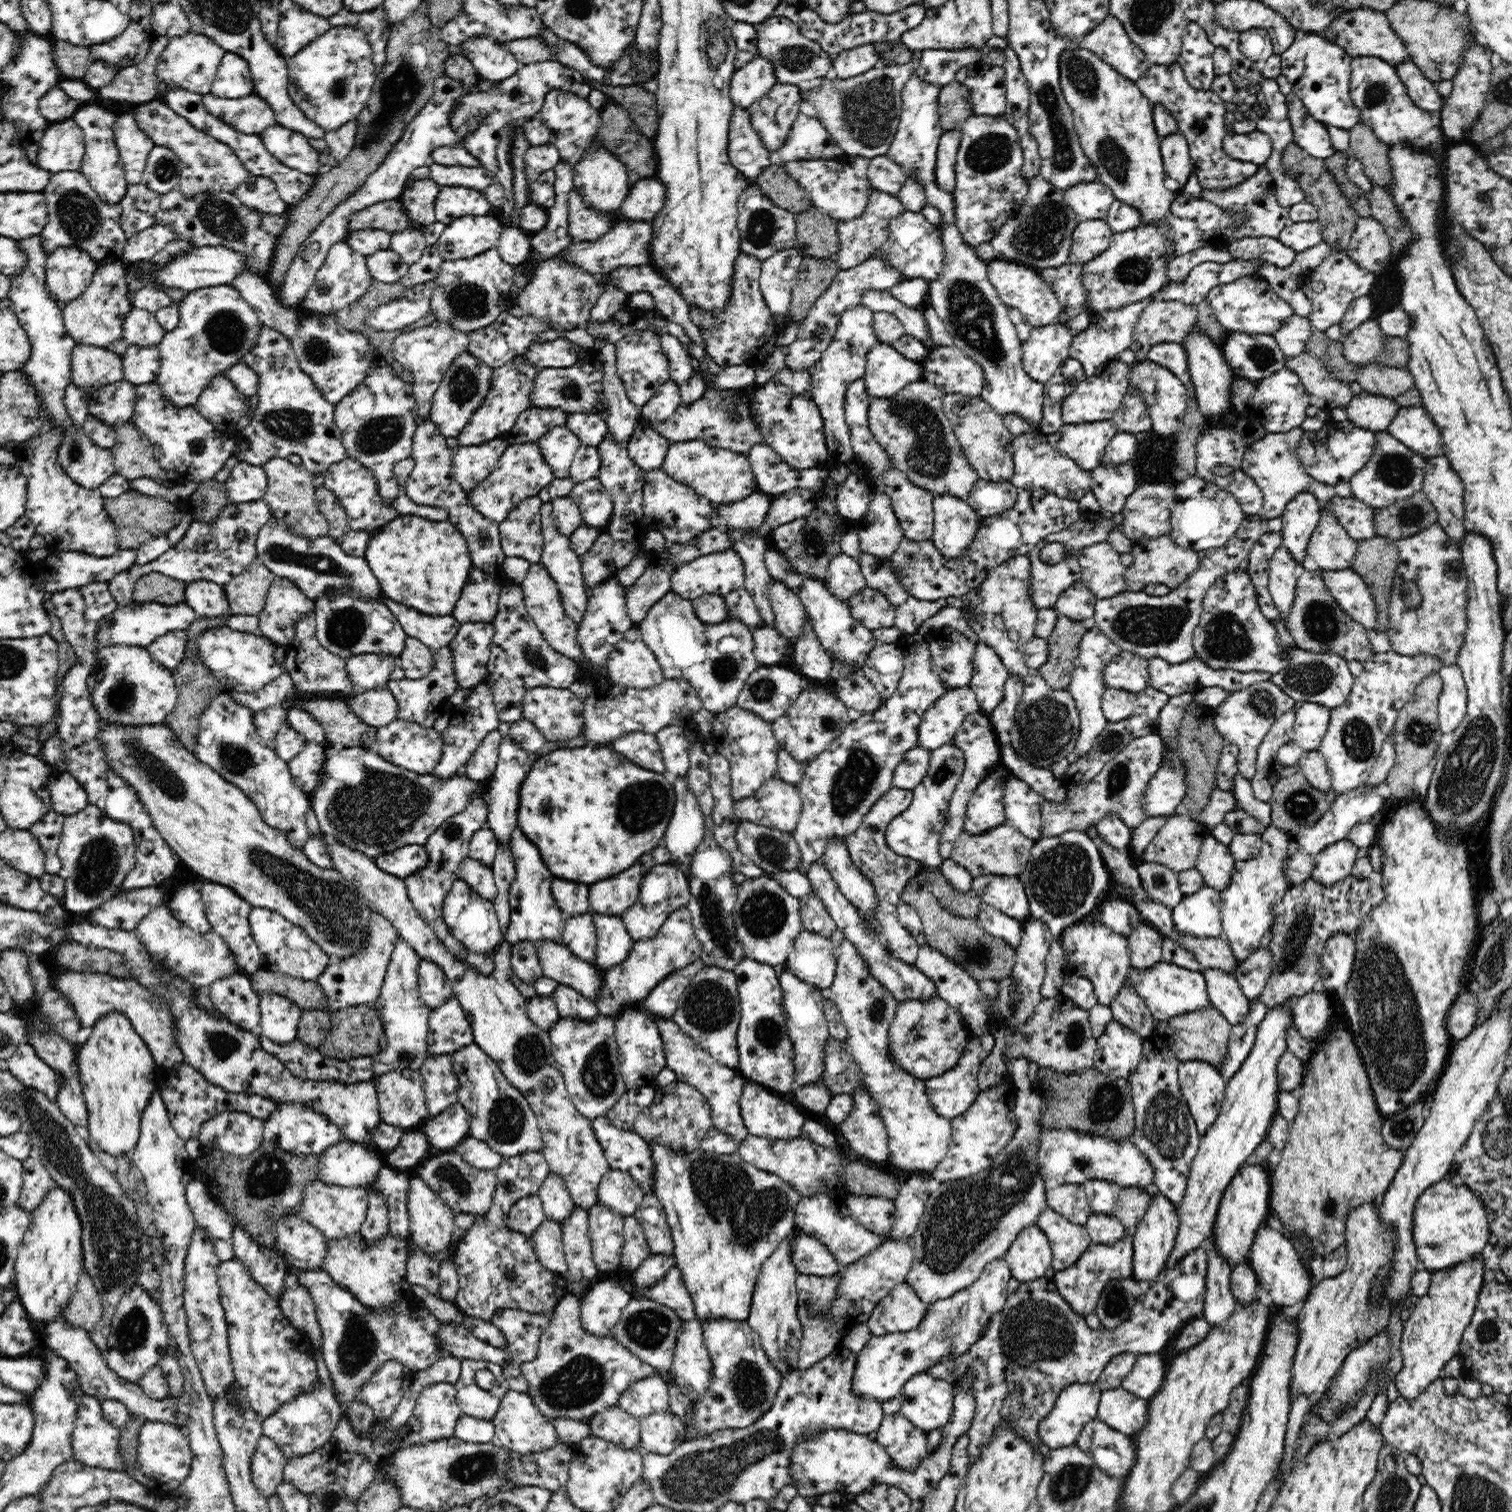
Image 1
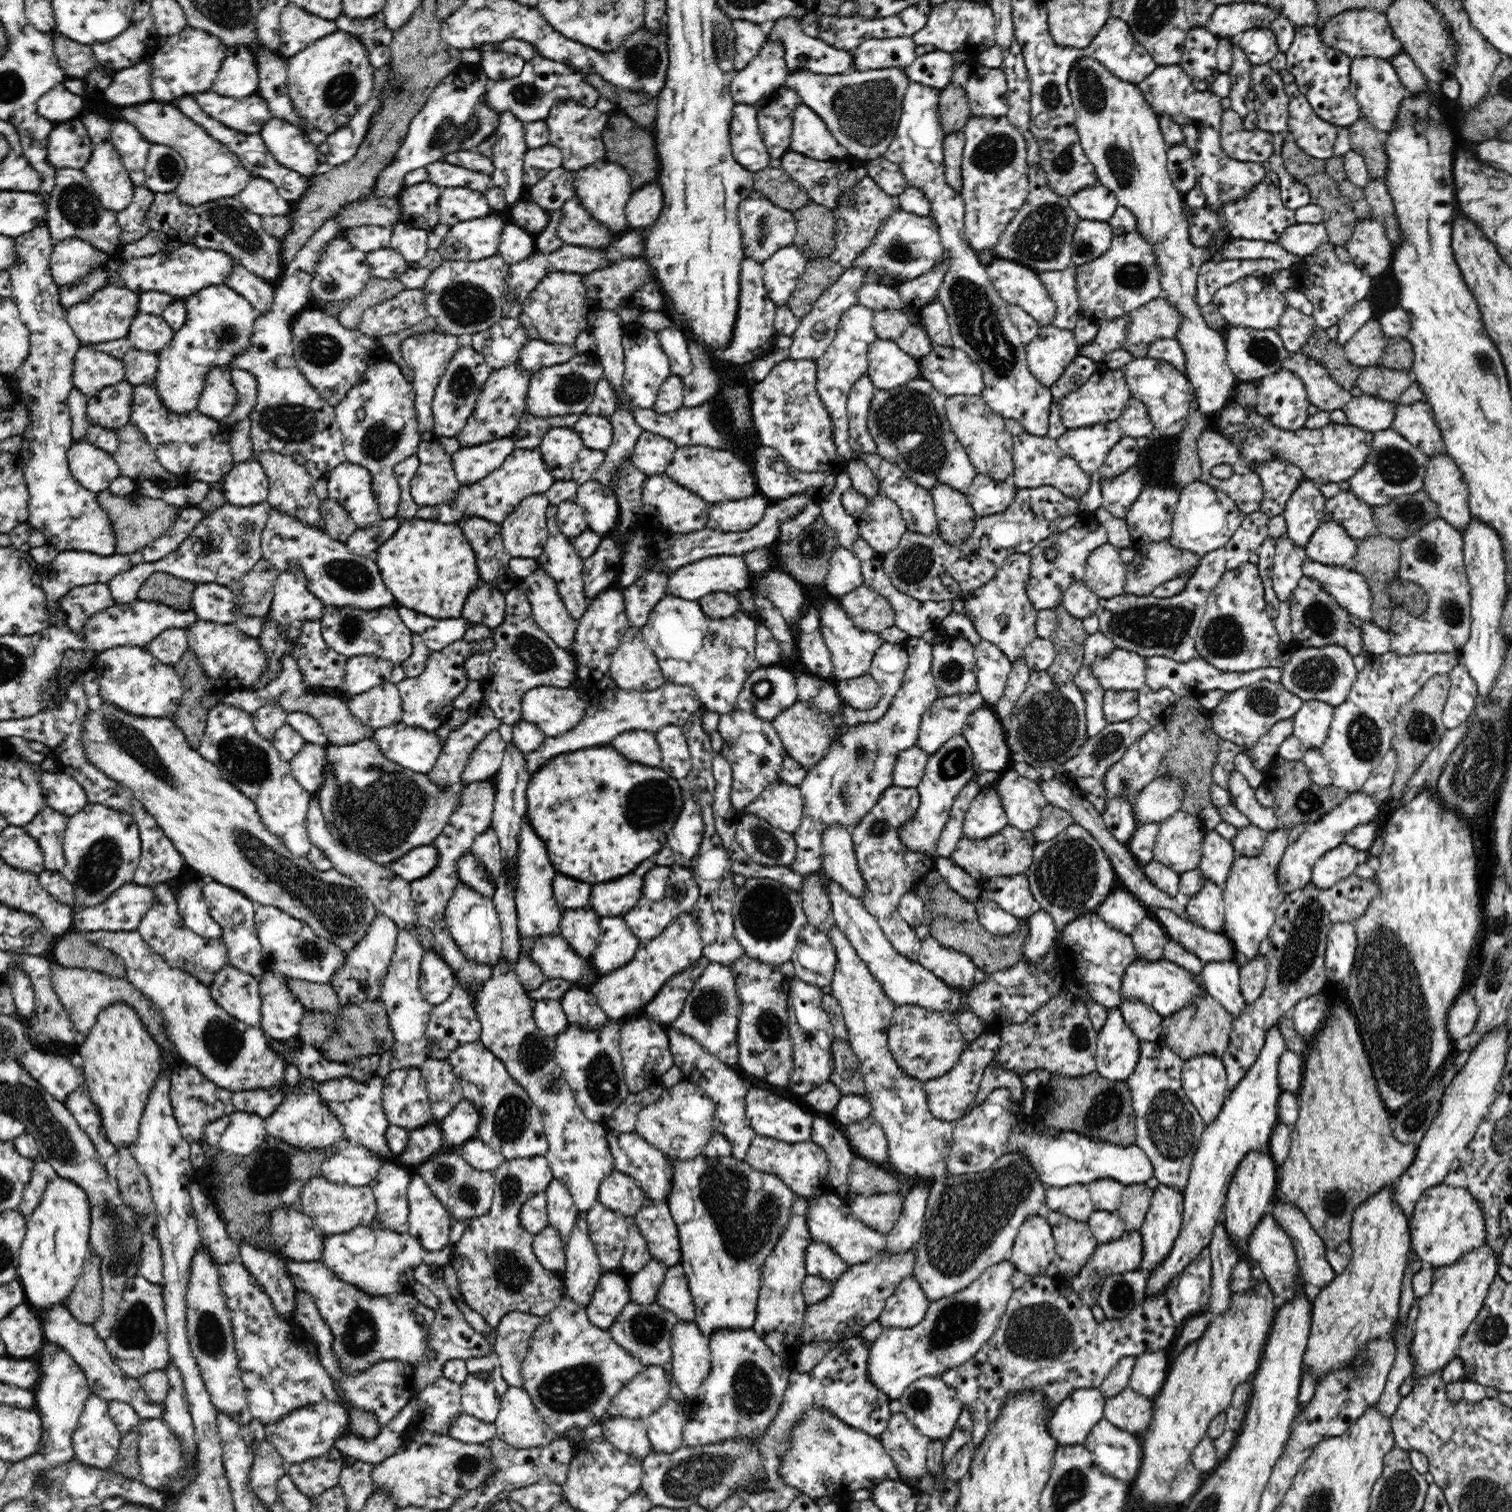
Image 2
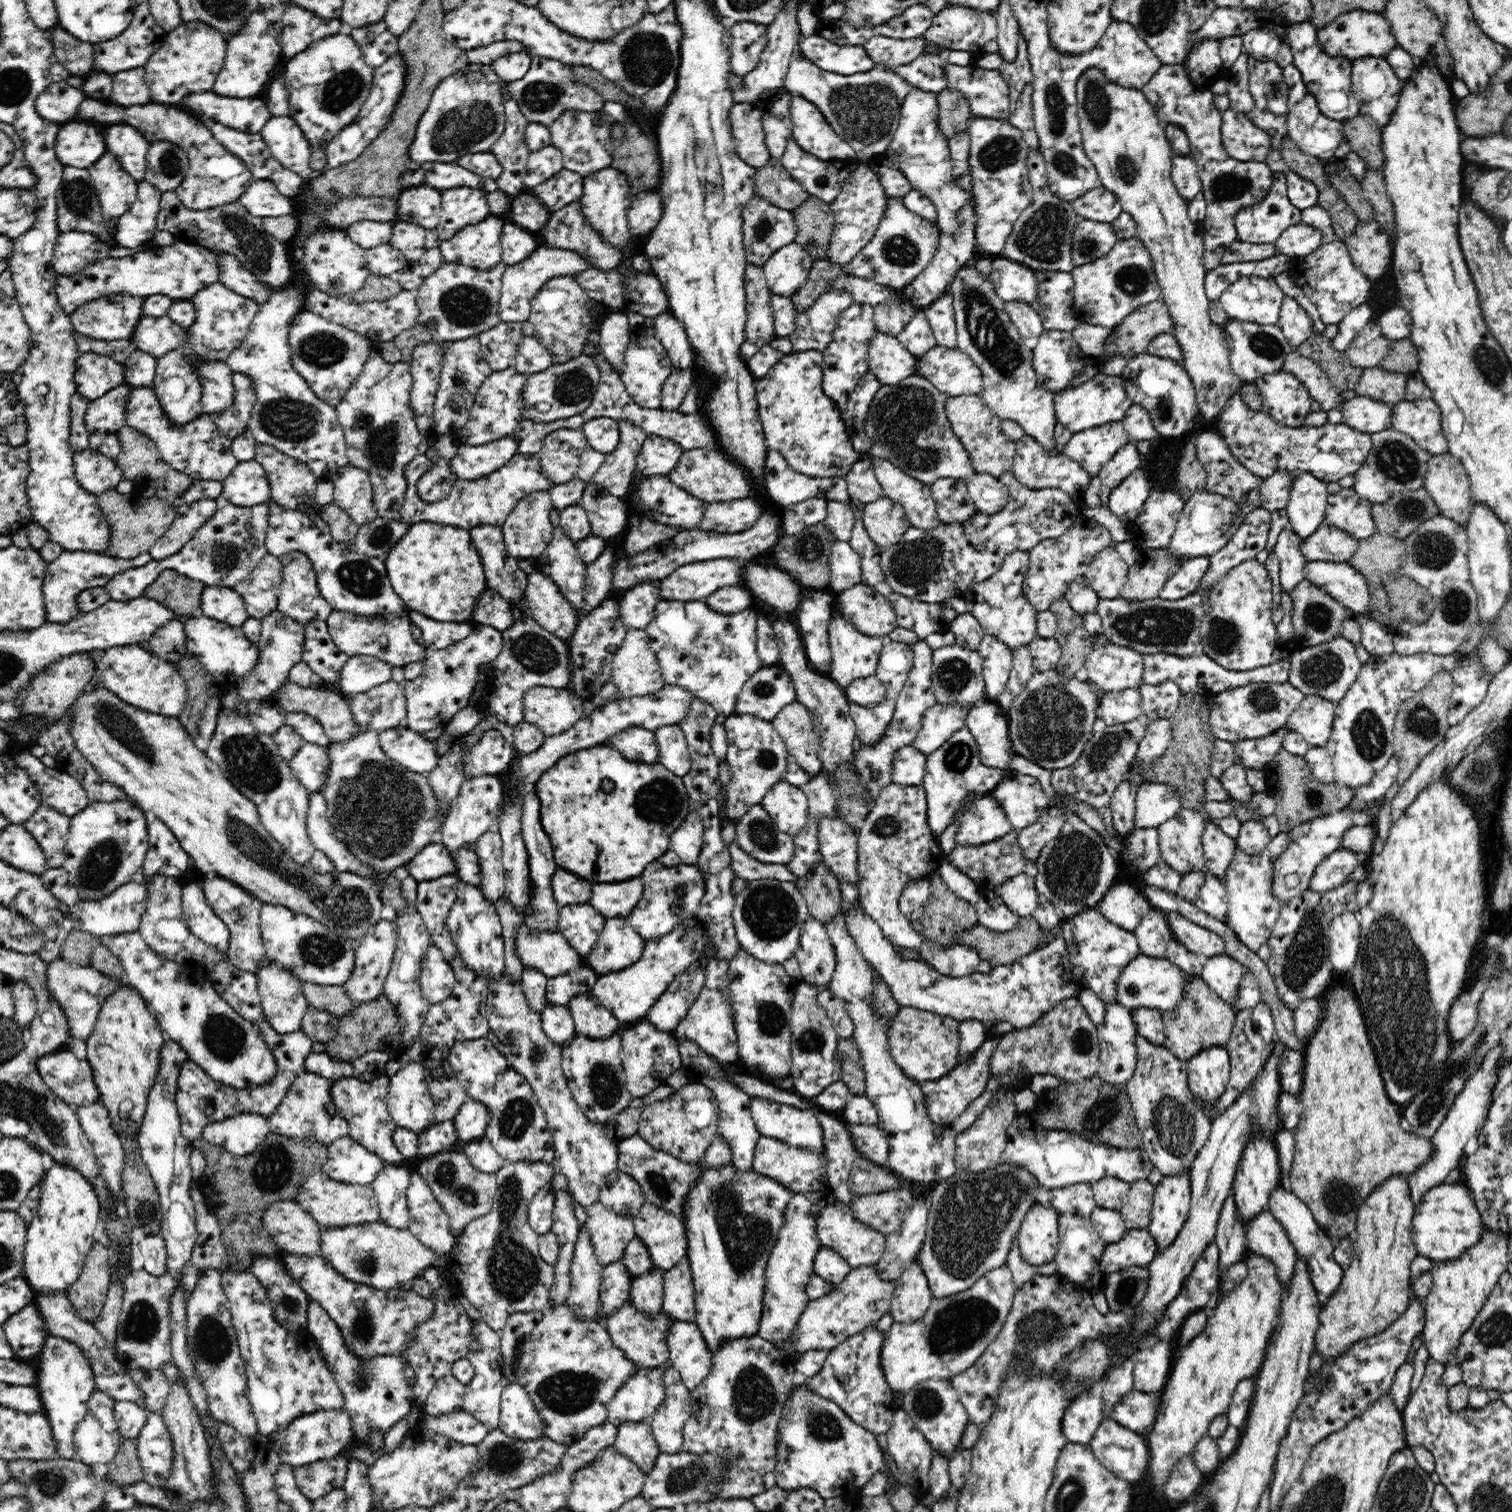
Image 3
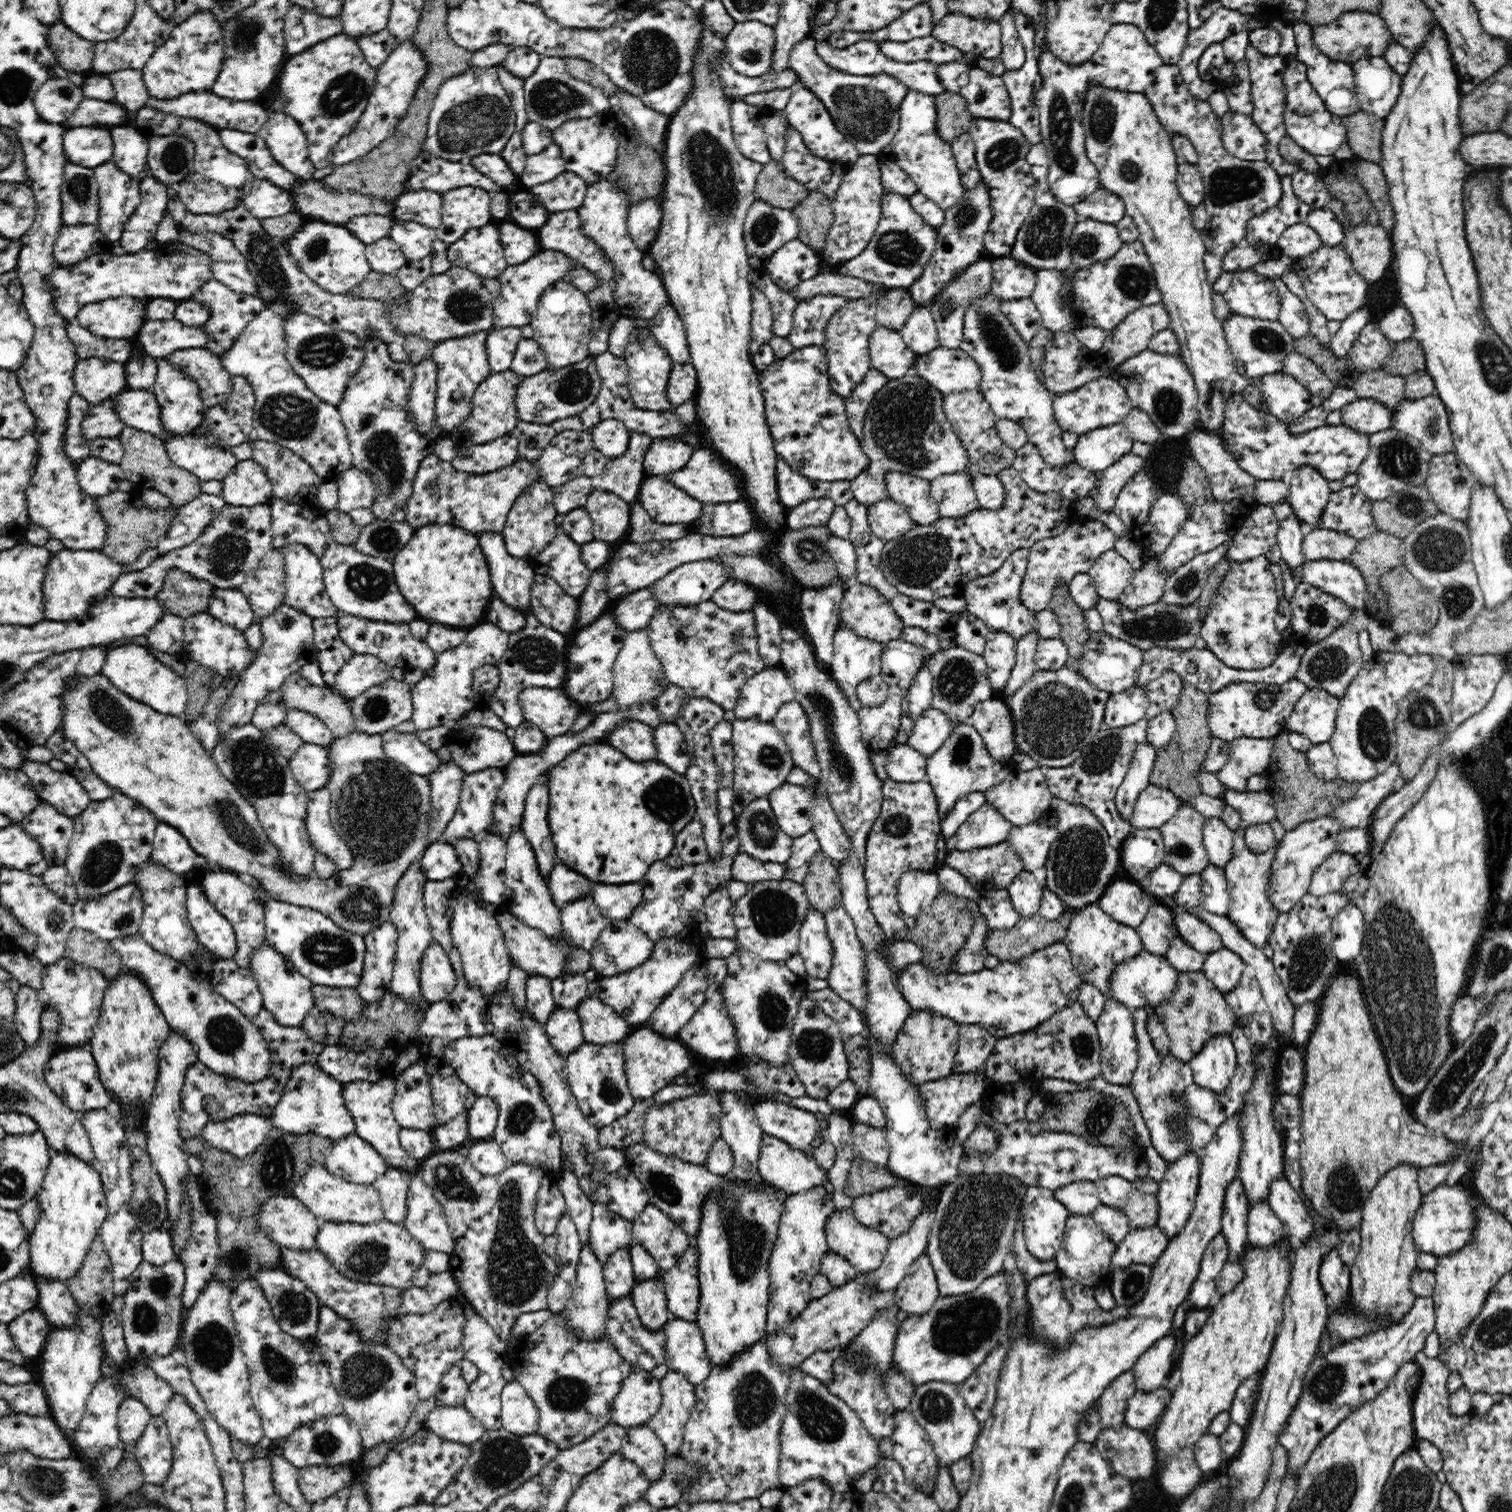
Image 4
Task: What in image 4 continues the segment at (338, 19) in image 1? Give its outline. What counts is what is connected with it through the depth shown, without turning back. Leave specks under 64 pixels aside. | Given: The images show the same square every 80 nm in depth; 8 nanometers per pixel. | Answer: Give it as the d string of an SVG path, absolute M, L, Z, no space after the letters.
M382 28L374 34L362 34L356 38L358 47L366 62L377 69L396 48L399 41L391 36L387 28Z

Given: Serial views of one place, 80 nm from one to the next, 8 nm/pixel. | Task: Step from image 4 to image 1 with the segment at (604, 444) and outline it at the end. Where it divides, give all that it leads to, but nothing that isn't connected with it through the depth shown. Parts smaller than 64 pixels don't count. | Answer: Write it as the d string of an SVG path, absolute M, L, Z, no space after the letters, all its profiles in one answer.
M568 412L564 425L586 446L598 446L609 432L605 419L596 413Z

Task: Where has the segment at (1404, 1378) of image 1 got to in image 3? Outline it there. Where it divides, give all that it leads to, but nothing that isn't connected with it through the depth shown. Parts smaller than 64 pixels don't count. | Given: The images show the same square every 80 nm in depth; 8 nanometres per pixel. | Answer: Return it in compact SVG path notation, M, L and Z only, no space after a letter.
M1486 1230L1478 1245L1466 1250L1458 1260L1433 1263L1428 1271L1433 1279L1431 1291L1424 1300L1424 1326L1420 1338L1428 1350L1428 1358L1446 1365L1450 1354L1460 1346L1460 1340L1478 1316L1490 1292L1506 1273L1509 1234L1499 1236Z

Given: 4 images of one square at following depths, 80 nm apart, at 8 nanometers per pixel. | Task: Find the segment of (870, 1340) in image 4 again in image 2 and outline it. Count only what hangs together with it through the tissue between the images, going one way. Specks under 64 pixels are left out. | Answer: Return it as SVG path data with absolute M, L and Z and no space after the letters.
M855 1336L840 1341L810 1372L802 1373L792 1369L778 1412L764 1428L764 1434L756 1440L736 1436L704 1446L683 1444L672 1454L652 1451L644 1456L641 1461L641 1488L652 1505L676 1510L700 1505L706 1511L713 1511L732 1494L743 1496L774 1491L784 1484L778 1468L783 1454L790 1448L791 1430L805 1419L808 1409L826 1409L830 1415L848 1426L875 1437L882 1434L891 1415L888 1409L890 1399L868 1381L866 1358L870 1348L870 1344L864 1342L863 1346Z

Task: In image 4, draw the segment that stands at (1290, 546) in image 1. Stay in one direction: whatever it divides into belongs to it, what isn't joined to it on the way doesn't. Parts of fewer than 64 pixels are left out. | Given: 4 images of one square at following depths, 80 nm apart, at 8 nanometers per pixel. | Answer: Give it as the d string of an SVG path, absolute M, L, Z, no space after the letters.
M1310 466L1293 470L1288 503L1292 508L1292 515L1296 515L1301 526L1320 529L1319 522L1331 495L1328 482L1328 479Z

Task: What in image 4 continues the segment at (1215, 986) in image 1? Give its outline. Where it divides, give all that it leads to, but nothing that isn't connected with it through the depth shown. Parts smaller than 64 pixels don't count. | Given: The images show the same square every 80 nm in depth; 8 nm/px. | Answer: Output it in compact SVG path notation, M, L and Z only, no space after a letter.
M1222 947L1205 957L1201 971L1225 996L1238 984L1241 976L1248 969L1247 964L1236 953Z

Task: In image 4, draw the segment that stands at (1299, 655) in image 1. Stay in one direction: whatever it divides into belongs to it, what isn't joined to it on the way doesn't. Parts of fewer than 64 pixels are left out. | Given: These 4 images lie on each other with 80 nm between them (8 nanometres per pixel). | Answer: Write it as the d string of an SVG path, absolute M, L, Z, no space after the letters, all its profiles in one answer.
M1353 609L1345 625L1338 627L1328 638L1304 650L1299 658L1299 667L1292 678L1306 685L1306 690L1324 690L1341 699L1364 664L1362 651L1358 646L1358 634L1364 628L1368 628L1368 620L1370 620L1370 615L1365 609Z

